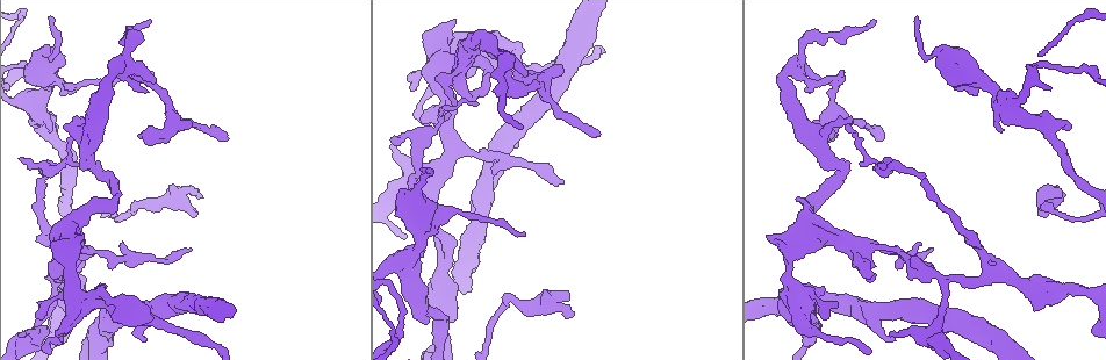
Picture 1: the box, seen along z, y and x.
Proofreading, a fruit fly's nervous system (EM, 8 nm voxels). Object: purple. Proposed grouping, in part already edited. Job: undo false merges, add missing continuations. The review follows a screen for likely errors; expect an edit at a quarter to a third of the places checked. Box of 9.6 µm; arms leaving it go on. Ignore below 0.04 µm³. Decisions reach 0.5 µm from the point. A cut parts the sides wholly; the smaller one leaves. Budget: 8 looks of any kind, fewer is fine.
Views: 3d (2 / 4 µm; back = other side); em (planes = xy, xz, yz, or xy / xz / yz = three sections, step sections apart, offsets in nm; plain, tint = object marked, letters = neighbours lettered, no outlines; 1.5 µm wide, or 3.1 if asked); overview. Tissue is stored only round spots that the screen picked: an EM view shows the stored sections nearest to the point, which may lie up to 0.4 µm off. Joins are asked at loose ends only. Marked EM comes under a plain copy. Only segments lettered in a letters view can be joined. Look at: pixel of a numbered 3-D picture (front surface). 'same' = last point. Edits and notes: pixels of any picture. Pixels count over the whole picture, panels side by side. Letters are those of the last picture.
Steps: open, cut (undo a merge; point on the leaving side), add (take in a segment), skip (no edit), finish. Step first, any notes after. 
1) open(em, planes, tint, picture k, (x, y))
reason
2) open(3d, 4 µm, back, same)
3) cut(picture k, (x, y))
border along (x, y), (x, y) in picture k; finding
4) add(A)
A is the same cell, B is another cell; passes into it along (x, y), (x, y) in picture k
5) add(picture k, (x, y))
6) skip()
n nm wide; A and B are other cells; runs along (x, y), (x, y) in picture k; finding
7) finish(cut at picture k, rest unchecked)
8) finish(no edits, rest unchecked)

open(em, planes, tint, picture 1, (99, 174))
abrupt turn

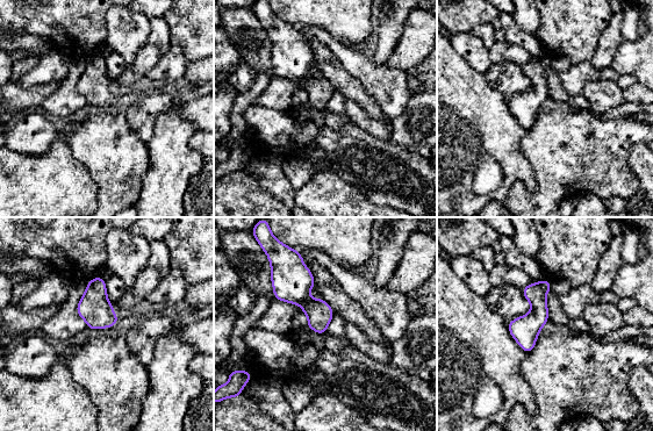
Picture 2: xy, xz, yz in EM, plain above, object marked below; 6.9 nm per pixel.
open(em, planes, letters, same)

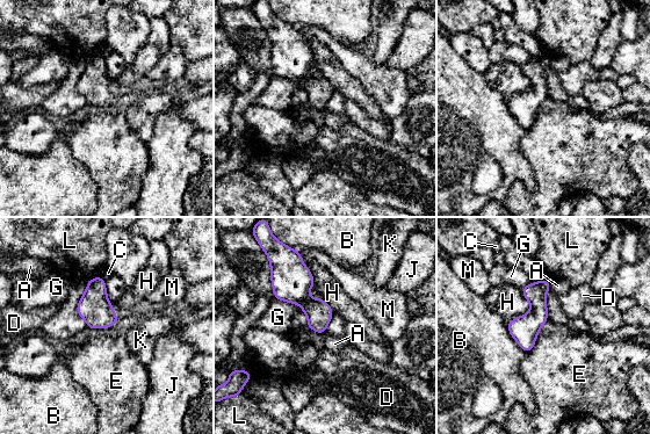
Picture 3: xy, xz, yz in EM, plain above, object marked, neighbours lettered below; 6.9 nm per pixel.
skip()
A, B, C, D, E, G, H, J, K, L and M are other cells; border along (506, 323), (510, 335), (526, 353) in picture 3; all the same cell

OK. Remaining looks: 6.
open(3d, 4 µm, back, picture 1, (391, 141))
branch stops here

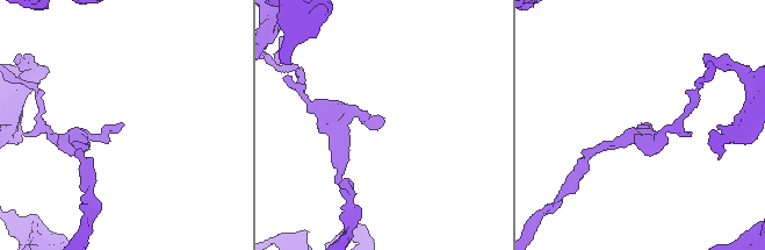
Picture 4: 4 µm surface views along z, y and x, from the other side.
open(em, yz, step 8, letters, picture 4, (382, 120))
shape alone is not enough

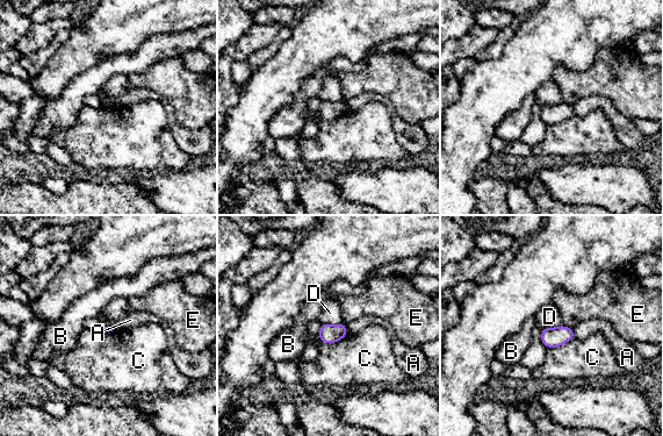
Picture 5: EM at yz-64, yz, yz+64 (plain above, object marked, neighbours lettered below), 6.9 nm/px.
skip()
A, B, C, D and E are other cells; border along (344, 324), (348, 333) in picture 5; none of them fits

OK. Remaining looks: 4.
open(em, xy, step 4, tint, picture 1, (194, 214))
free end

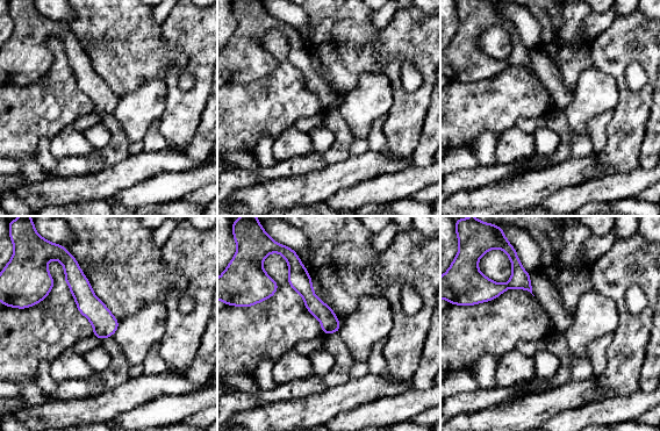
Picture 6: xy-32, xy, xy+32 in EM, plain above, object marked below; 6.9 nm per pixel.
open(em, xy, step 4, letters, same)
see the neighbours

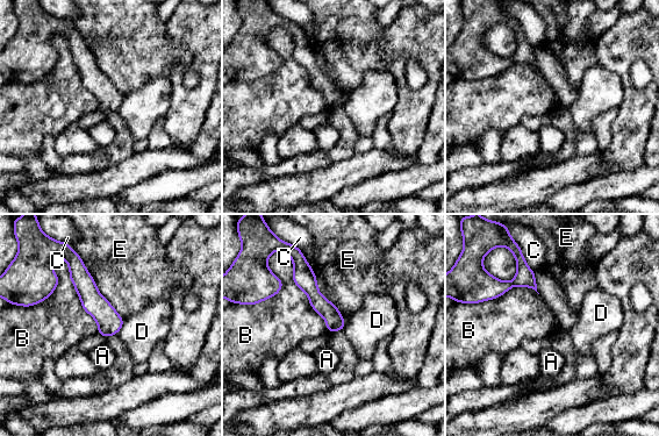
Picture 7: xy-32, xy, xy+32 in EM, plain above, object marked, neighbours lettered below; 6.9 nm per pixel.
skip()
A, B, C, D and E are other cells; border along (124, 319), (116, 333) in picture 7; no lettered segment goes on from it

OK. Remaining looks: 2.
finish(no edits, rest unchecked)

